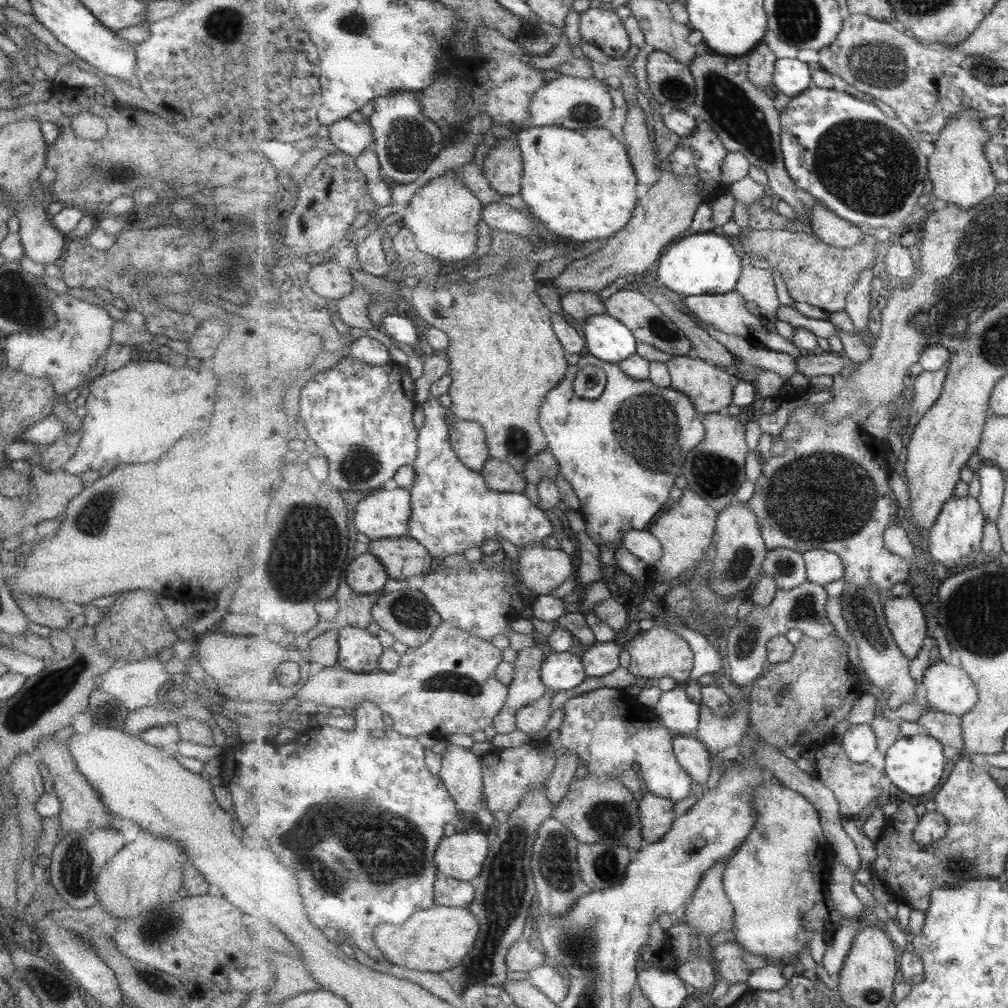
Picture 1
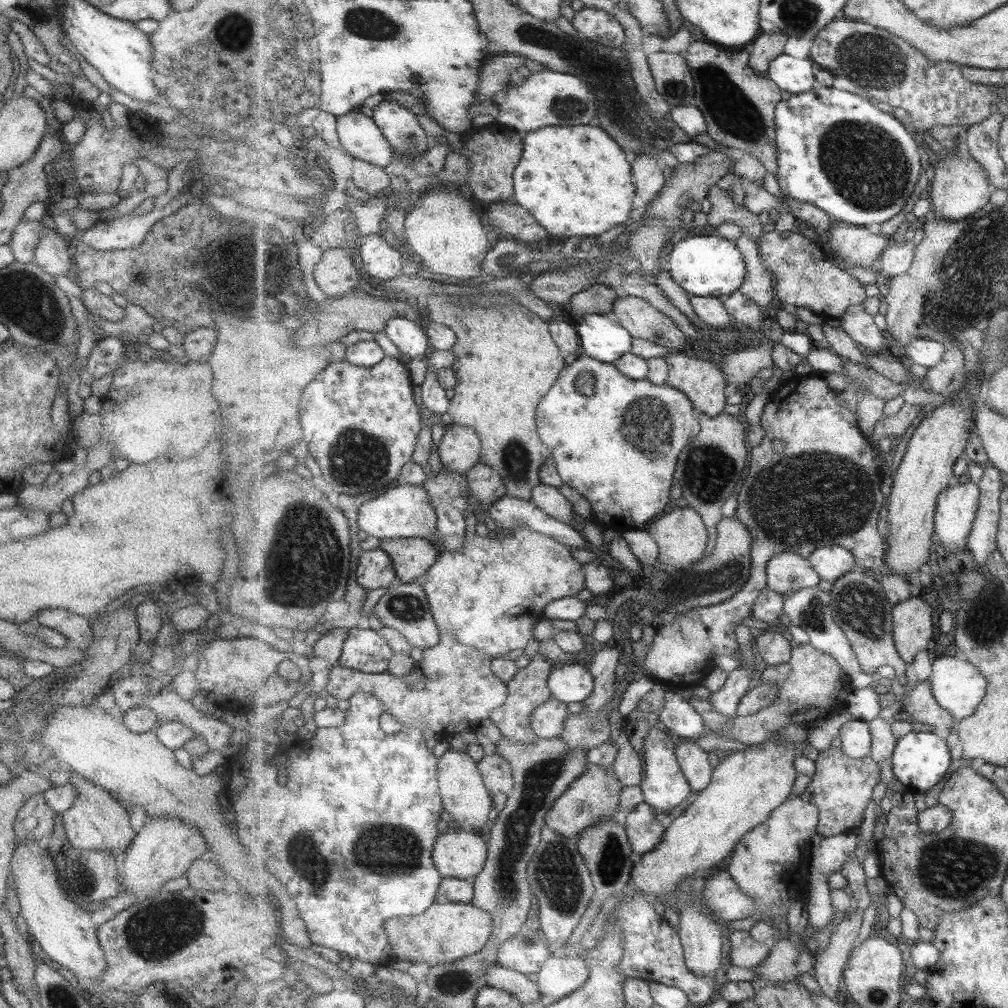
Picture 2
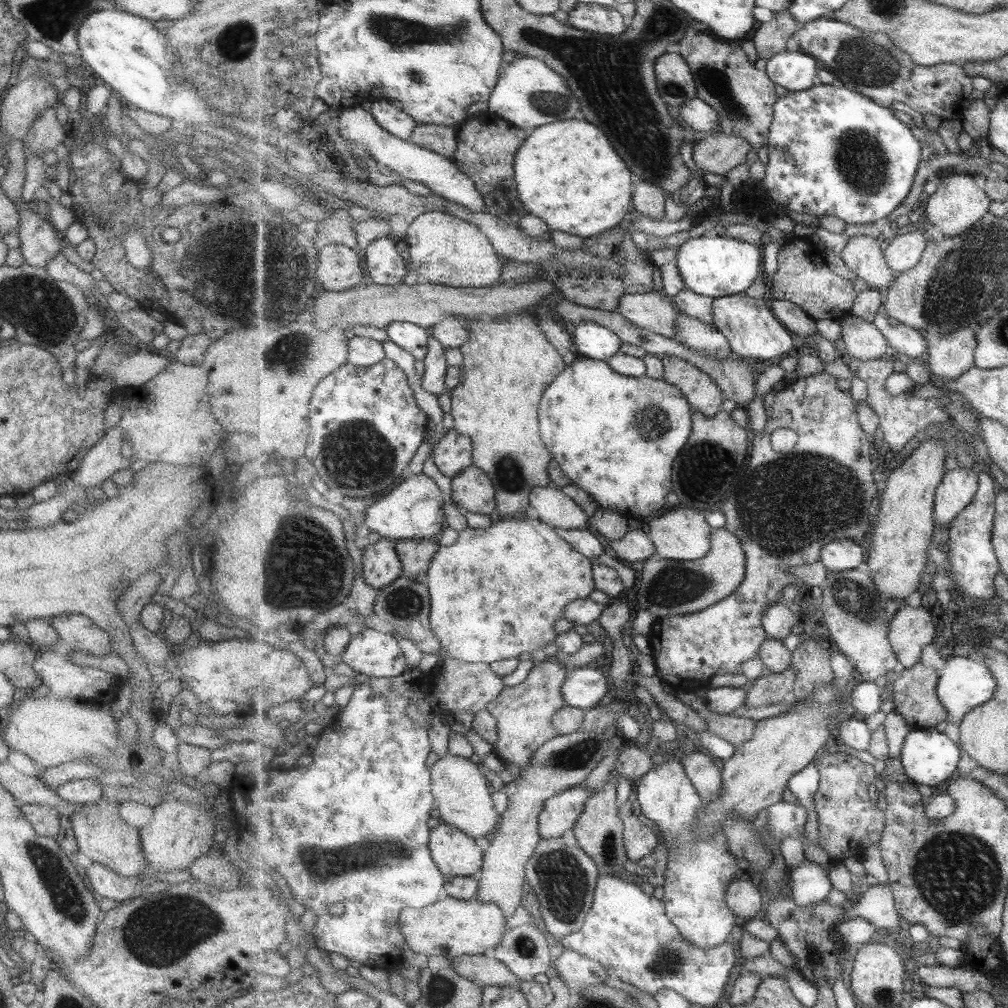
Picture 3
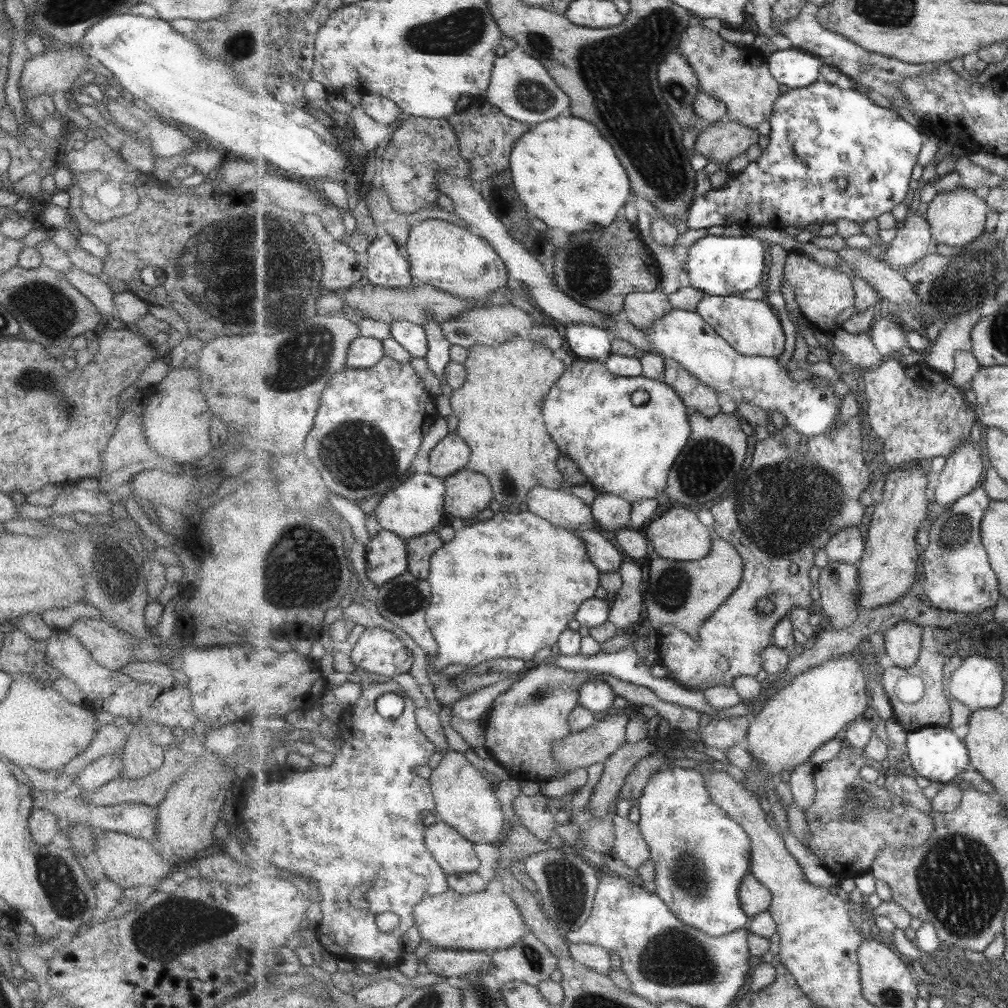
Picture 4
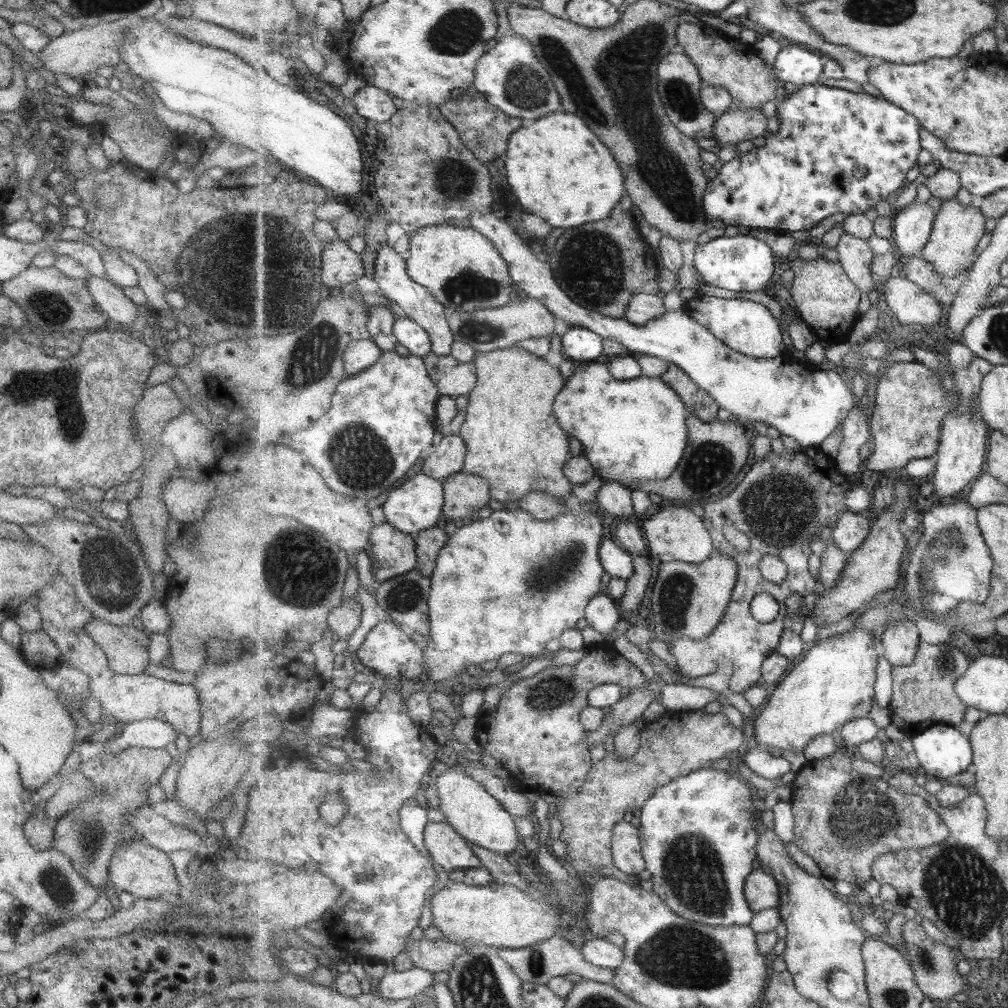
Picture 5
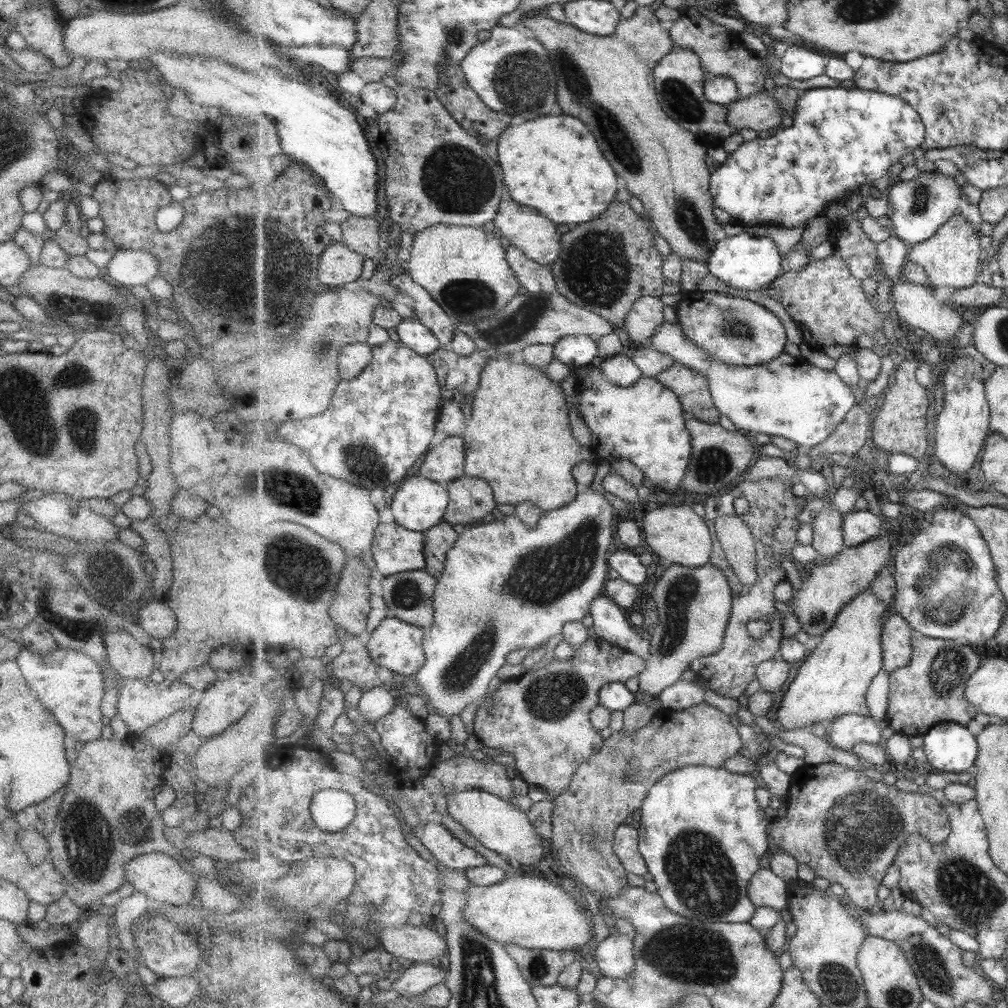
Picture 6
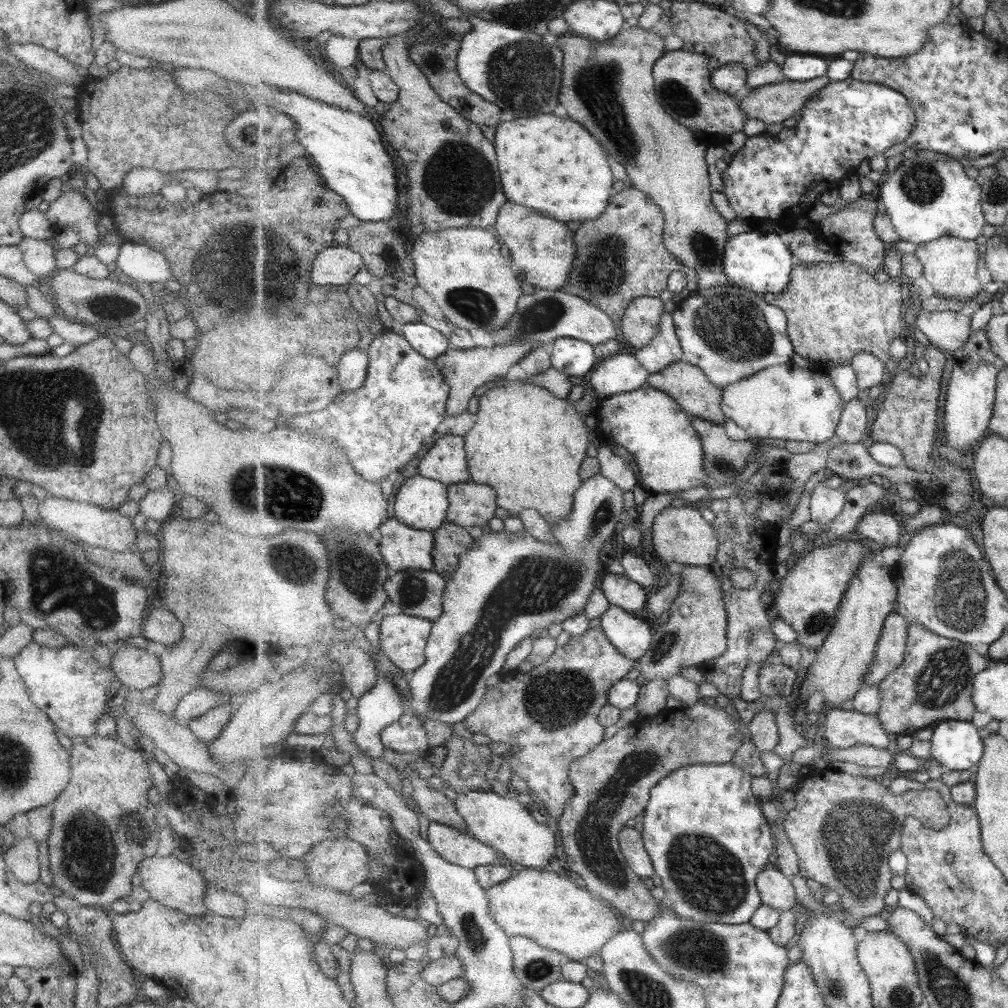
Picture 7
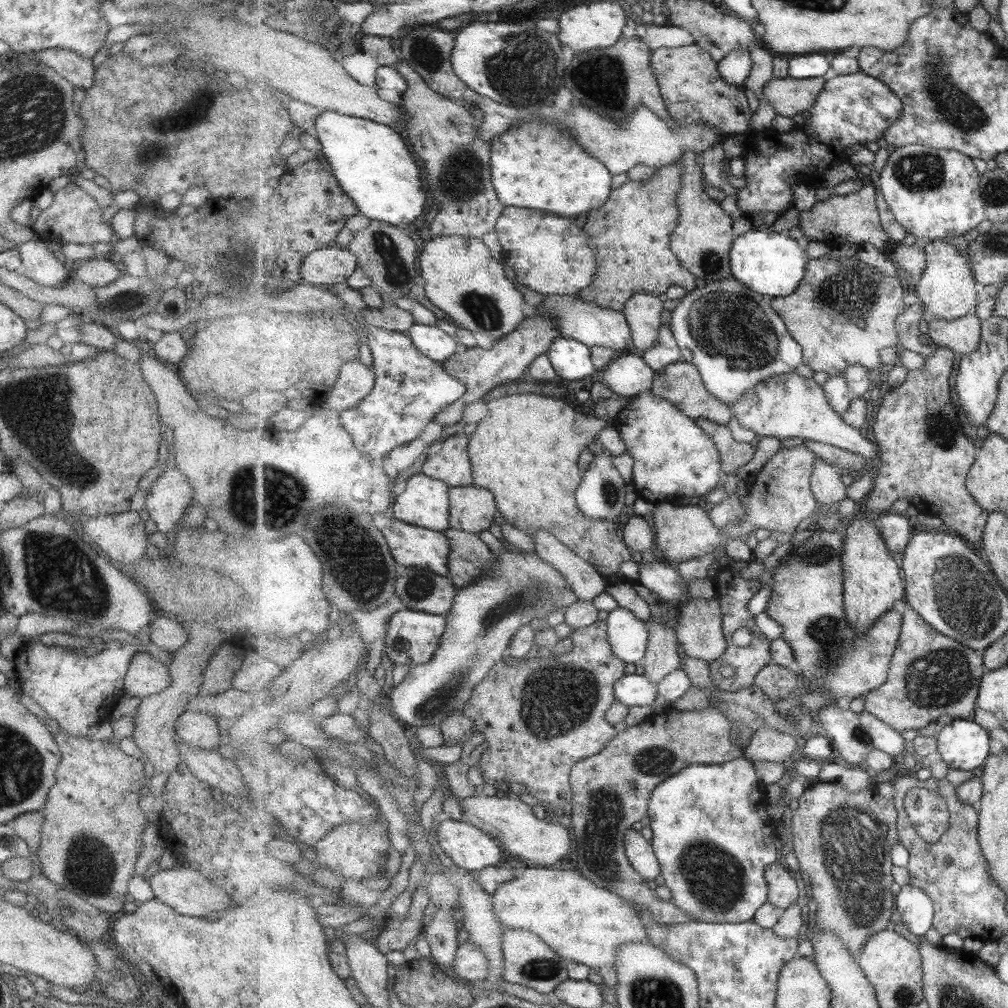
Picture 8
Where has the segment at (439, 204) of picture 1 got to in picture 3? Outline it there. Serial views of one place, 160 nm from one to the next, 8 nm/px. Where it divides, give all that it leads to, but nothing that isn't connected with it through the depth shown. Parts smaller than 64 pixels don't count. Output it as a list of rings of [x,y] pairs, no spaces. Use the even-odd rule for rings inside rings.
[[[426,212],[409,226],[405,241],[412,260],[411,268],[431,283],[455,288],[487,287],[500,282],[501,259],[489,237],[476,224],[446,212]]]

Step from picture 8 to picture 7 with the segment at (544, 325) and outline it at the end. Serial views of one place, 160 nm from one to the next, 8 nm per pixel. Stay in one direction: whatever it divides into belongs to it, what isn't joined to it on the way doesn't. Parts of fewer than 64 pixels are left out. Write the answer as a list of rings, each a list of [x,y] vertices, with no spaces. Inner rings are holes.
[[[511,344],[495,345],[492,348],[472,348],[460,350],[450,348],[436,359],[437,365],[441,368],[443,377],[451,385],[451,396],[448,400],[446,409],[449,416],[455,416],[467,411],[469,400],[475,396],[477,388],[487,382],[502,380],[509,368],[514,364],[520,364],[527,354],[533,352],[538,346],[533,344]]]

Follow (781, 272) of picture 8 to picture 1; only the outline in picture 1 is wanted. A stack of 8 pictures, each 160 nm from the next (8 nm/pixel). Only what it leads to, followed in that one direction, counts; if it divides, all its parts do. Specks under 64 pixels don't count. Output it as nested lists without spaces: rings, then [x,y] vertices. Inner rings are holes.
[[[719,230],[695,232],[671,245],[658,262],[657,278],[672,291],[688,296],[720,295],[736,290],[744,266],[736,241]]]

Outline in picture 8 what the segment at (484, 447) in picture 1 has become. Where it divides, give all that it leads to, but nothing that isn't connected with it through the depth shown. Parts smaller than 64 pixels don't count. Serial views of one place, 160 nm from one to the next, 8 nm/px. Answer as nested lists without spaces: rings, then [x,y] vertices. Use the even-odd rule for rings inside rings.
[[[455,434],[448,437],[437,454],[429,455],[422,466],[422,473],[444,480],[451,487],[474,484],[474,469],[470,458],[470,437]]]

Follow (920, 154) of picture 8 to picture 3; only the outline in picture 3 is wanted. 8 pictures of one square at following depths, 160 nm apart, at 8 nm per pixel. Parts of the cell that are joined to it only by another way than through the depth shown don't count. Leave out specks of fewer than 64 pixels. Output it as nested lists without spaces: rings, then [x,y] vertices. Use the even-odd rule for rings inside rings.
[[[910,232],[897,236],[895,242],[887,248],[886,259],[889,266],[897,275],[910,271],[919,264],[928,242],[921,232]]]

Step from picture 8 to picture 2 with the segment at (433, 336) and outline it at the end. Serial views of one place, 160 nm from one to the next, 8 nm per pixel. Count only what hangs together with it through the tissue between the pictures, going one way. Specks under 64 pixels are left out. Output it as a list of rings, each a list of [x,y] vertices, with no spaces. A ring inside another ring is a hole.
[[[391,318],[387,322],[385,333],[404,355],[412,359],[425,359],[432,347],[427,332],[425,334],[425,330],[417,323],[407,318]]]

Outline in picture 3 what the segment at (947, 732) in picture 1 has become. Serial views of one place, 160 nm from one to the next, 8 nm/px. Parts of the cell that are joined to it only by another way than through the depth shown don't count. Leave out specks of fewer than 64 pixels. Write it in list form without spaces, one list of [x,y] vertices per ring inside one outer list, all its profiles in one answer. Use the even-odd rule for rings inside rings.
[[[919,661],[914,667],[905,668],[902,672],[887,674],[894,686],[896,711],[907,719],[913,730],[935,727],[949,719],[949,712],[938,697],[940,672],[937,668],[923,666]]]

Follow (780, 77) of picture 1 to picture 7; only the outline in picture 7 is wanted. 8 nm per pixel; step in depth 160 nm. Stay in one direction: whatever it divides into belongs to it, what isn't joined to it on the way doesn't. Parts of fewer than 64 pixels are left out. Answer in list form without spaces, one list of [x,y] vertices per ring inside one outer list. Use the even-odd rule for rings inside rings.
[[[793,53],[787,54],[782,69],[788,80],[803,82],[828,76],[829,65],[830,59],[826,56]]]

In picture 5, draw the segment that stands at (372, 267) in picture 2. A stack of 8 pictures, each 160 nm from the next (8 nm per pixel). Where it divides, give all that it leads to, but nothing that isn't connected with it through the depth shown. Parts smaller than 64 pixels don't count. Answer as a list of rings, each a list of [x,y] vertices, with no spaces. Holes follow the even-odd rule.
[[[382,244],[378,250],[375,265],[374,280],[384,296],[391,302],[400,306],[413,321],[417,322],[430,335],[432,341],[432,353],[437,355],[450,355],[451,348],[455,344],[455,338],[449,323],[449,311],[441,304],[428,288],[415,282],[408,273],[408,262],[403,256],[399,256],[391,246]]]

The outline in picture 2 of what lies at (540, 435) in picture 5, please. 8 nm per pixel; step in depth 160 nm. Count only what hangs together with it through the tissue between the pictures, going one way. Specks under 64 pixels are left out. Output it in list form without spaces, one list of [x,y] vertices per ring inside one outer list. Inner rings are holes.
[[[431,295],[425,298],[423,307],[431,321],[449,327],[457,335],[457,344],[452,350],[455,362],[451,367],[459,384],[448,410],[453,422],[474,428],[479,433],[483,443],[481,463],[501,473],[507,495],[531,501],[534,488],[542,483],[541,466],[552,457],[550,448],[538,431],[538,406],[555,387],[566,367],[565,357],[561,356],[559,346],[551,338],[549,324],[511,297],[502,305],[484,307],[471,296]]]

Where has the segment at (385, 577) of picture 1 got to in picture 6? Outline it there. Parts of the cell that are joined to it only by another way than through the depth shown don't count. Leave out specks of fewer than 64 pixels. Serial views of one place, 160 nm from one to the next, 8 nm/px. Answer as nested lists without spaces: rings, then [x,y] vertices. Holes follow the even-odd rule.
[[[396,521],[381,523],[376,530],[372,556],[377,570],[385,577],[427,566],[426,536],[405,528]]]

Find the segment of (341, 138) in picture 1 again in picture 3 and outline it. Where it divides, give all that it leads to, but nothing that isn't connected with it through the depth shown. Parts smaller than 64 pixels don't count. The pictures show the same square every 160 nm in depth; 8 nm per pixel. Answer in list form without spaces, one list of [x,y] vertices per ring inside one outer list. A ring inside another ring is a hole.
[[[360,105],[349,108],[349,110],[343,109],[343,112],[341,110],[339,130],[349,142],[362,146],[378,165],[388,167],[393,174],[421,183],[428,187],[432,193],[447,200],[458,202],[475,212],[485,211],[485,200],[477,190],[475,181],[468,174],[465,174],[453,159],[423,148],[410,140],[393,136],[377,123],[371,111],[363,110]]]

